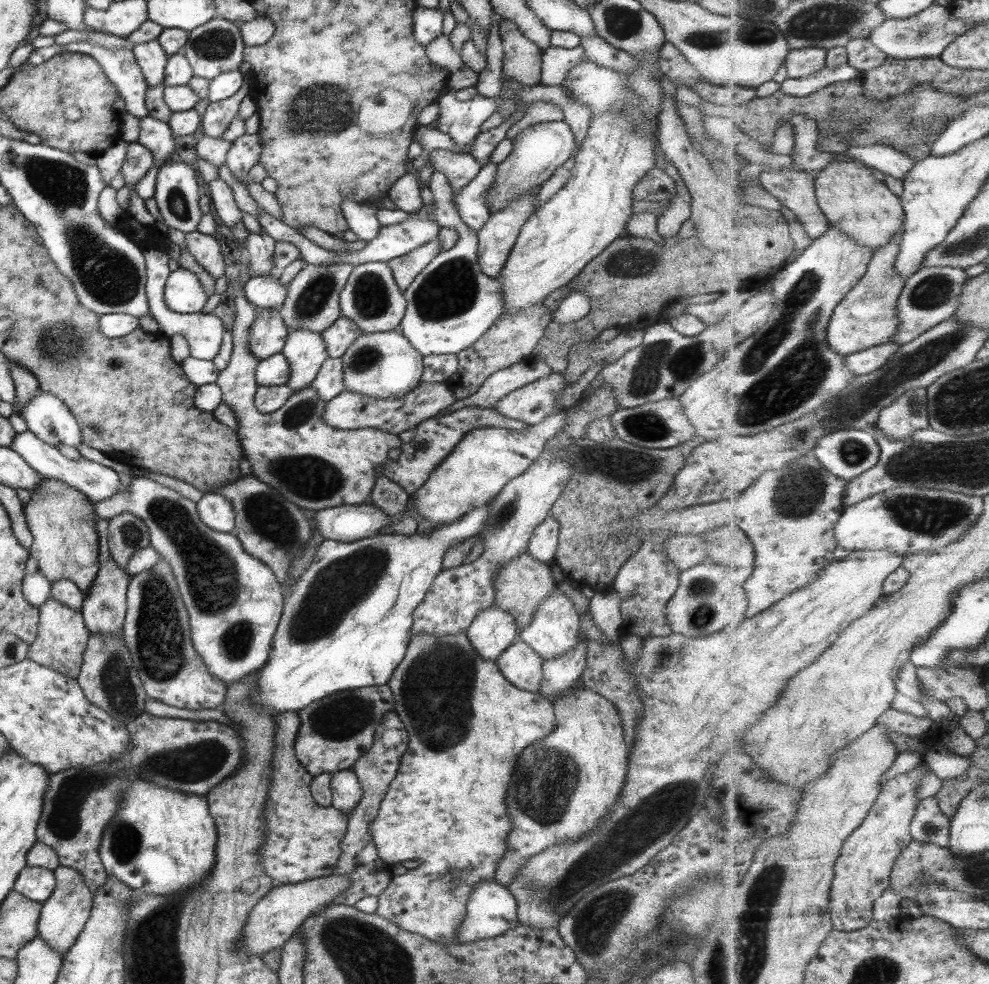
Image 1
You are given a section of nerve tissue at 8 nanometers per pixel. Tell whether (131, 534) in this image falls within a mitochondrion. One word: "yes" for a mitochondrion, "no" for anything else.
yes

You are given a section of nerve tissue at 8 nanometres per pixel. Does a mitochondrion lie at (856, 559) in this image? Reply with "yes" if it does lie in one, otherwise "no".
no

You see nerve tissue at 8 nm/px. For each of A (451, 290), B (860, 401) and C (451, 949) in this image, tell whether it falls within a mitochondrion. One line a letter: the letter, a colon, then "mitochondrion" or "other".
A: mitochondrion
B: mitochondrion
C: other

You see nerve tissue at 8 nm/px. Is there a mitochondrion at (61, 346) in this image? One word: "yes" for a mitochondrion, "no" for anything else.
yes

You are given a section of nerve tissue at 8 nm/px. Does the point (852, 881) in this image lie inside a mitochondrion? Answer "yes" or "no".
no

